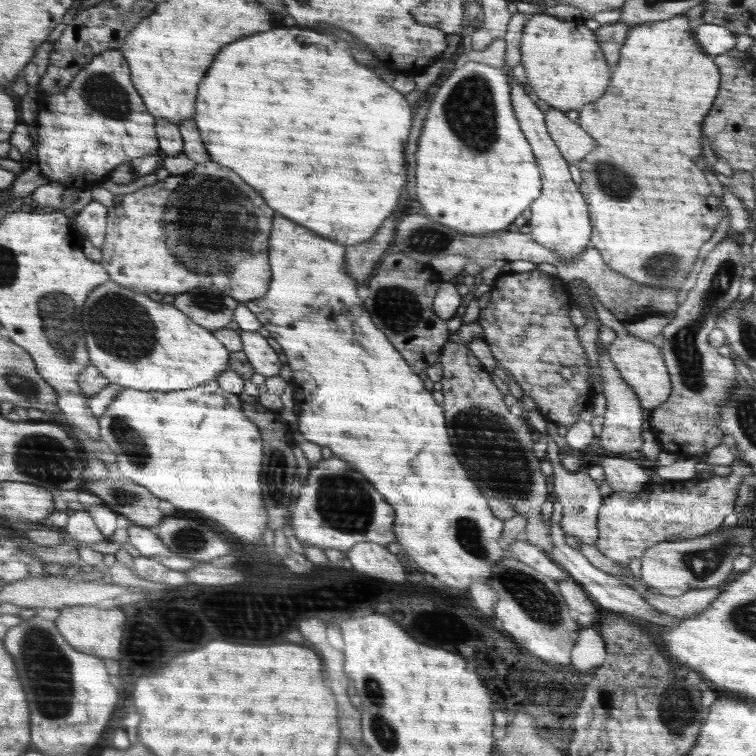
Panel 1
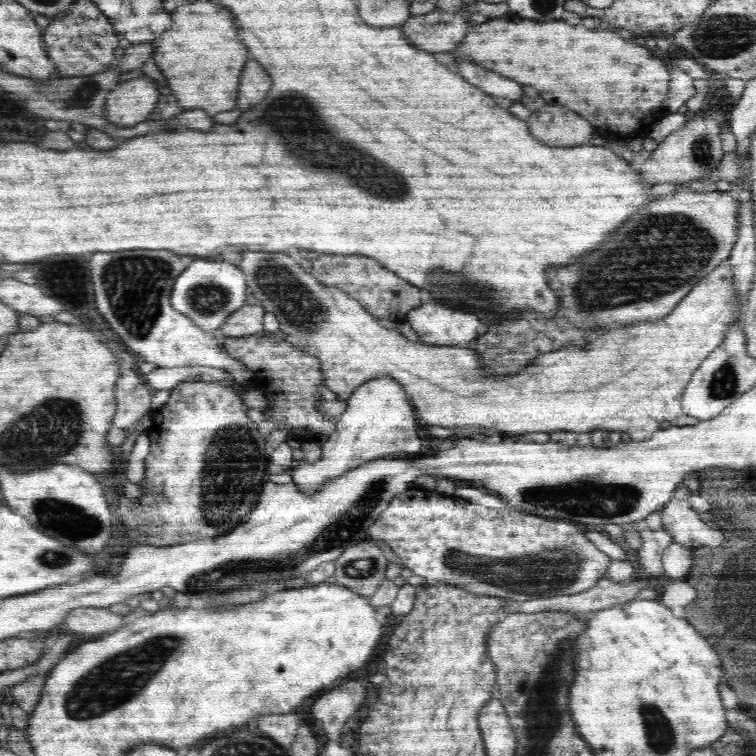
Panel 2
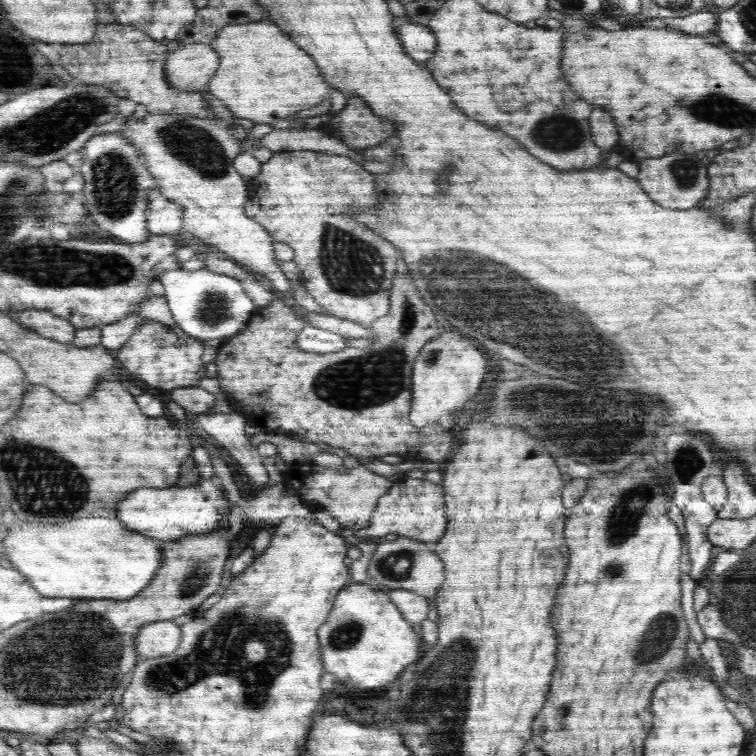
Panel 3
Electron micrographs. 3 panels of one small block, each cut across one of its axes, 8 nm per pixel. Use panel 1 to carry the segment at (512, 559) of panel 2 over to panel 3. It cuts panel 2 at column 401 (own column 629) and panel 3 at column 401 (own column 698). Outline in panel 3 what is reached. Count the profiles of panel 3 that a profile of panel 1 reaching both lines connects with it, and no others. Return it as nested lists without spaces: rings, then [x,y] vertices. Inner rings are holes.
[[[401,477],[391,486],[388,494],[380,497],[373,510],[369,524],[355,531],[358,538],[382,537],[396,533],[400,537],[411,538],[433,545],[446,530],[446,506],[444,506],[444,488],[430,480]]]

